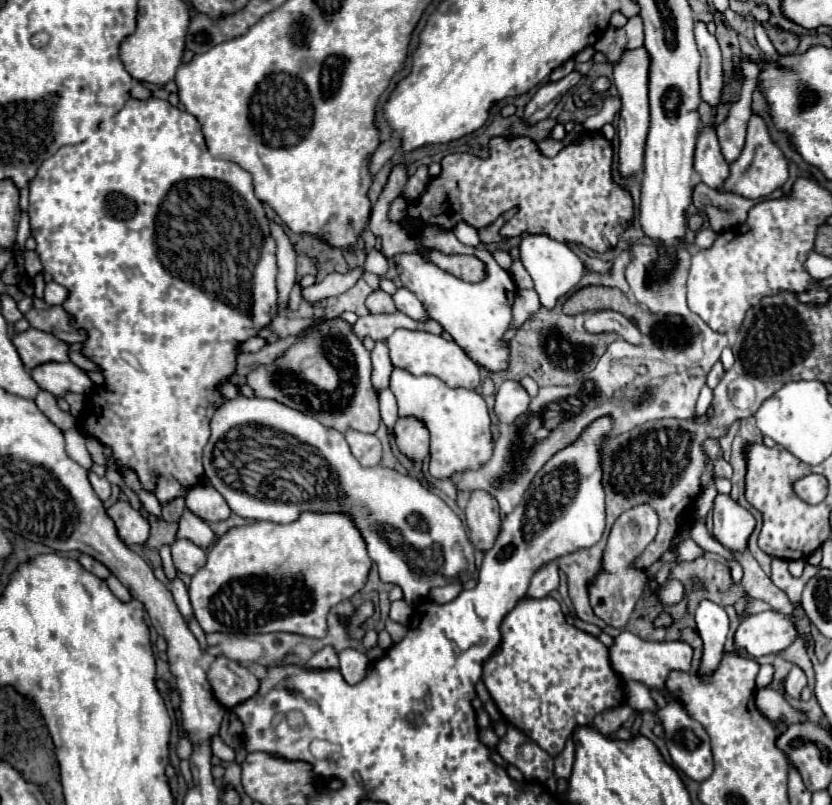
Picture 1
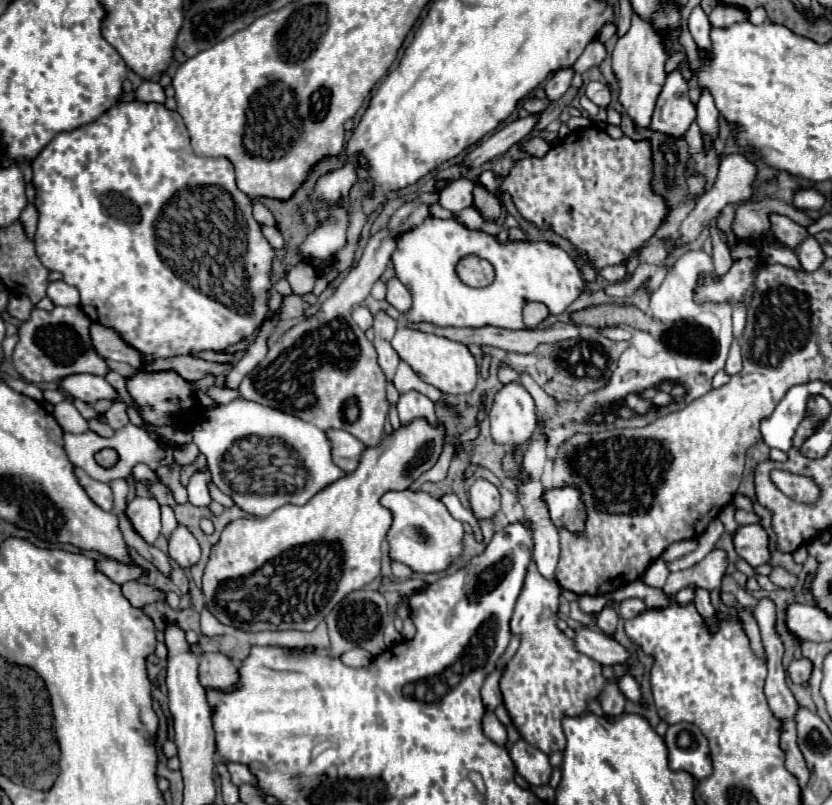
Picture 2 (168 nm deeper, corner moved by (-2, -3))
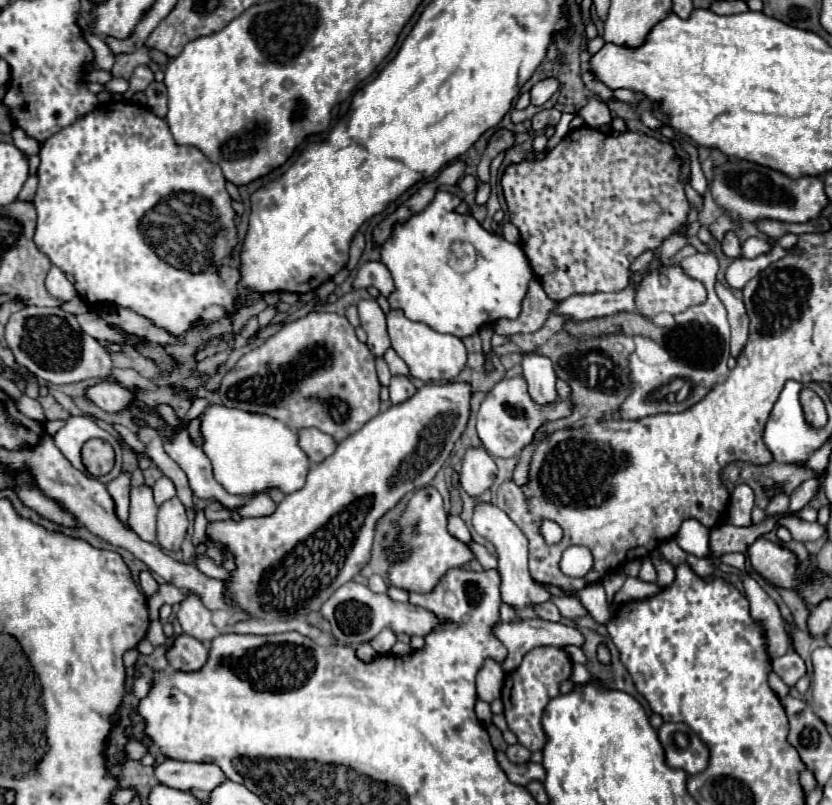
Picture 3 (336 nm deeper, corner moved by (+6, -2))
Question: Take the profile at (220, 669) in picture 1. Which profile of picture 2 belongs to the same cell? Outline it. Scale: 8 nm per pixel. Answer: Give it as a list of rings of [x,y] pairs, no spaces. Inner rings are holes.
[[[203,653],[199,659],[199,681],[205,689],[233,691],[237,687],[237,667],[223,653]]]

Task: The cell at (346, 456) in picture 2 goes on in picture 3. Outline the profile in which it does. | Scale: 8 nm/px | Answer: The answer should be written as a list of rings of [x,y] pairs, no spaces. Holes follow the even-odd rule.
[[[301,428],[297,432],[297,438],[299,438],[297,442],[299,442],[301,450],[305,450],[307,458],[313,464],[321,464],[337,448],[337,442],[329,434],[323,434],[317,428]]]

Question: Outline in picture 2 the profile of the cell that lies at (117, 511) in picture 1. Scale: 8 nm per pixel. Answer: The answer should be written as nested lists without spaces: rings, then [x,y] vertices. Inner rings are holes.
[[[135,497],[133,501],[127,503],[125,509],[135,533],[145,541],[145,543],[155,543],[155,539],[161,533],[161,513],[159,513],[159,505],[155,499],[147,497]]]

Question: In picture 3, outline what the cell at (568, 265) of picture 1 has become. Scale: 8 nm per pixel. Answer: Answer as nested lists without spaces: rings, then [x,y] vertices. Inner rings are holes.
[[[437,190],[431,204],[421,210],[419,214],[413,214],[407,222],[397,222],[393,226],[391,236],[381,246],[381,262],[389,268],[395,290],[389,294],[391,308],[399,308],[405,312],[405,316],[413,322],[423,322],[429,328],[437,332],[447,332],[457,338],[467,338],[471,334],[477,334],[477,330],[485,324],[493,324],[499,318],[517,318],[521,312],[521,302],[527,294],[527,284],[533,280],[533,270],[529,266],[527,256],[523,254],[519,244],[507,242],[499,234],[491,234],[481,228],[481,224],[471,214],[457,214],[455,206],[461,204],[461,198],[457,194],[451,194],[447,190]],[[451,242],[471,242],[477,250],[477,268],[467,274],[457,274],[449,264],[449,244]]]

